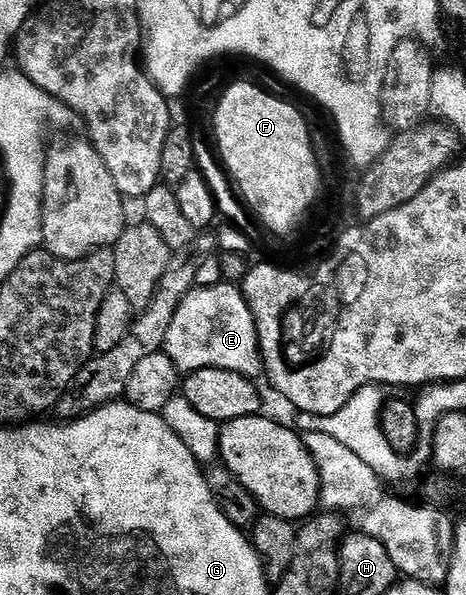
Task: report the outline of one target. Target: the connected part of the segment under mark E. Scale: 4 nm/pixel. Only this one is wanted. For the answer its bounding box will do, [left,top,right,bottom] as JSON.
[163,281,262,381]

